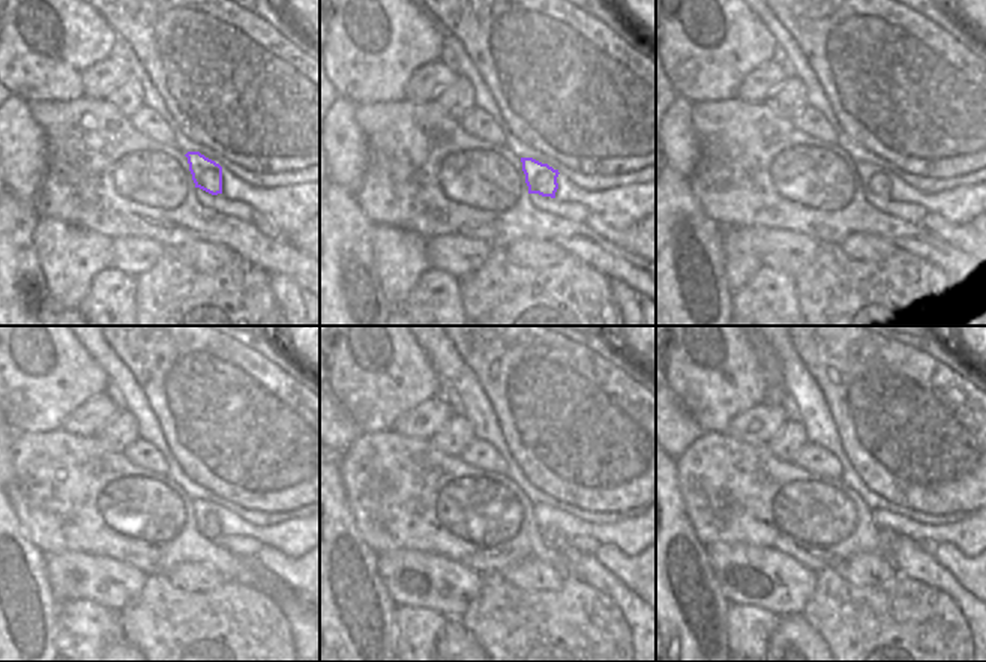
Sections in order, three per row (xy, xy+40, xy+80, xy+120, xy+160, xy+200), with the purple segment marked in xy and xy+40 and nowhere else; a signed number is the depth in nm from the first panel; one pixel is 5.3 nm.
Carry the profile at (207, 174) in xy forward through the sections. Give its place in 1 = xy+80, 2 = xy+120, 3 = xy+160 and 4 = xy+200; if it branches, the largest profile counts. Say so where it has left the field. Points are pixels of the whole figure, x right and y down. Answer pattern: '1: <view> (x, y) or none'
1: xy+80 (875, 180)
2: xy+120 (206, 521)
3: xy+160 (553, 538)
4: xy+200 (886, 539)

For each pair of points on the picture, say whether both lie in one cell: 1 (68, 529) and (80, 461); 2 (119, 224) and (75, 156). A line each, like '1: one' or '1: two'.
1: one
2: one

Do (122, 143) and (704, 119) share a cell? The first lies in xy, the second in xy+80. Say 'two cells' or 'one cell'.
one cell

